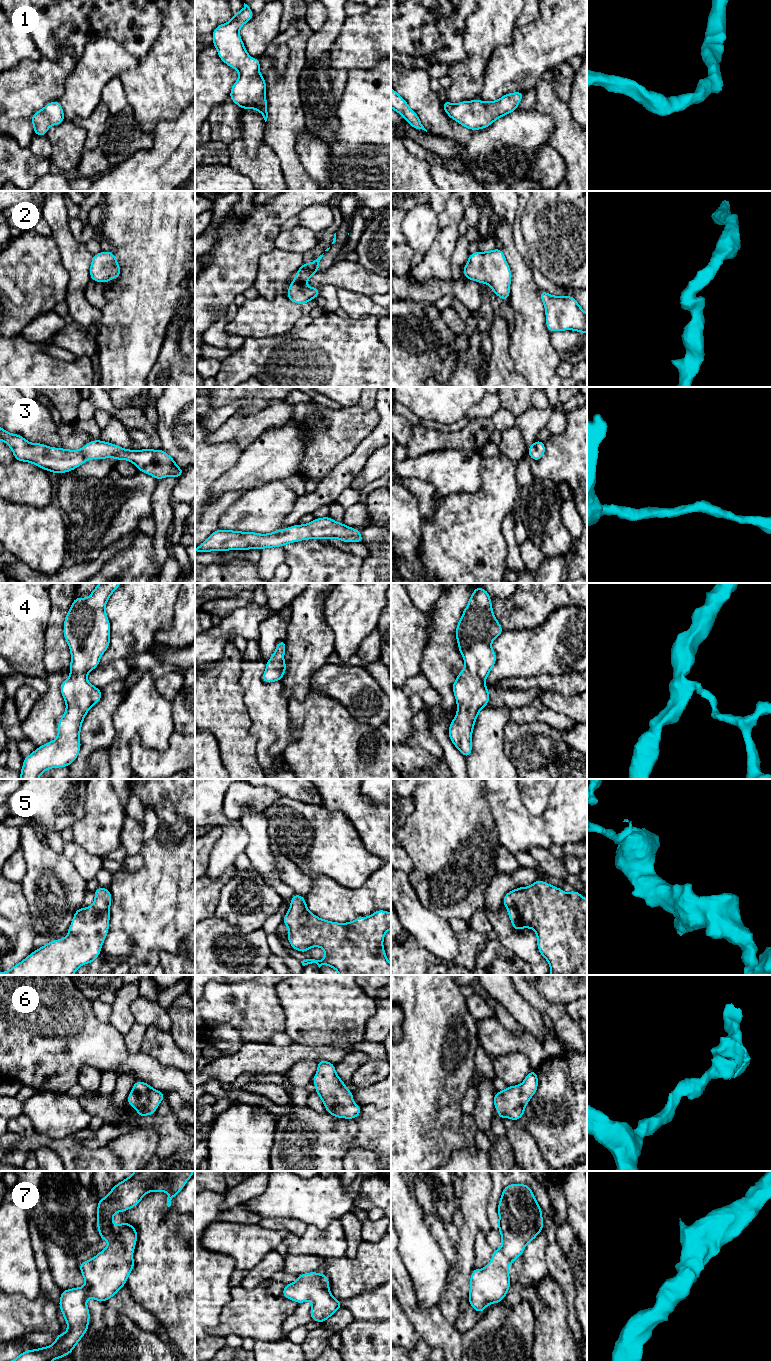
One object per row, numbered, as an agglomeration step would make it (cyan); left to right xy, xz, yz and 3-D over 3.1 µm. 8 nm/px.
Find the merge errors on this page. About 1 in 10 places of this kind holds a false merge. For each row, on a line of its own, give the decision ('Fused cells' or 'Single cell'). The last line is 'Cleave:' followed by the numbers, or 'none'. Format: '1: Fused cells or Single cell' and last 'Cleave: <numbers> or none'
1: Single cell
2: Single cell
3: Single cell
4: Single cell
5: Single cell
6: Single cell
7: Single cell
Cleave: none

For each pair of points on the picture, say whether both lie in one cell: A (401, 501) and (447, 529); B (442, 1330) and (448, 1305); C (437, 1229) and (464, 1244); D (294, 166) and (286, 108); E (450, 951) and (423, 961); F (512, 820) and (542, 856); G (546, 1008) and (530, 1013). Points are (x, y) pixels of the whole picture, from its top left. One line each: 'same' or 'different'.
A: different
B: different
C: different
D: same
E: different
F: different
G: different

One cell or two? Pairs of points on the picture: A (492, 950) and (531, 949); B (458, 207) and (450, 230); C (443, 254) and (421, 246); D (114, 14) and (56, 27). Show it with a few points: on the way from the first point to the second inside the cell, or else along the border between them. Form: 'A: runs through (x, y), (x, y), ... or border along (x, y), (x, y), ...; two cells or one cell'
A: border along (497, 939), (503, 946), (528, 963); two cells
B: runs through (453, 213), (450, 217), (450, 224); one cell
C: border along (438, 227), (433, 244), (425, 254); two cells
D: runs through (100, 14), (70, 14); one cell

